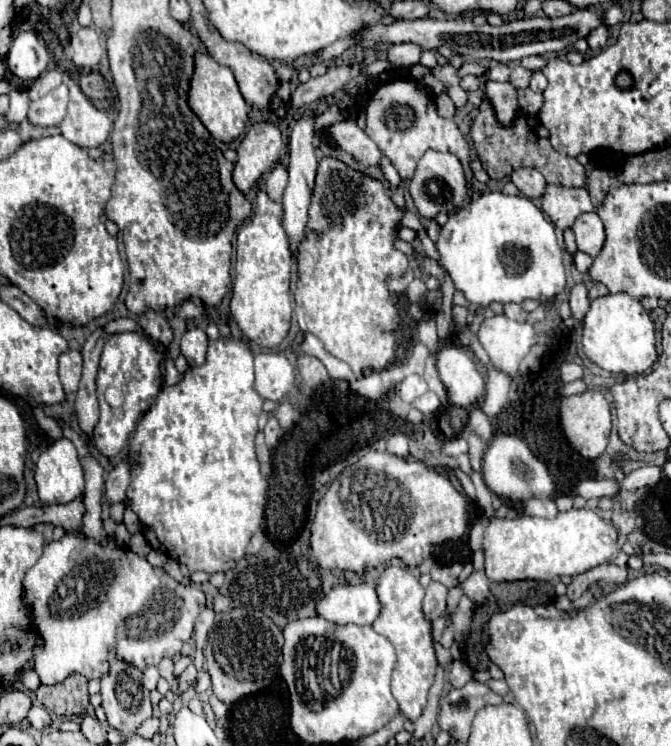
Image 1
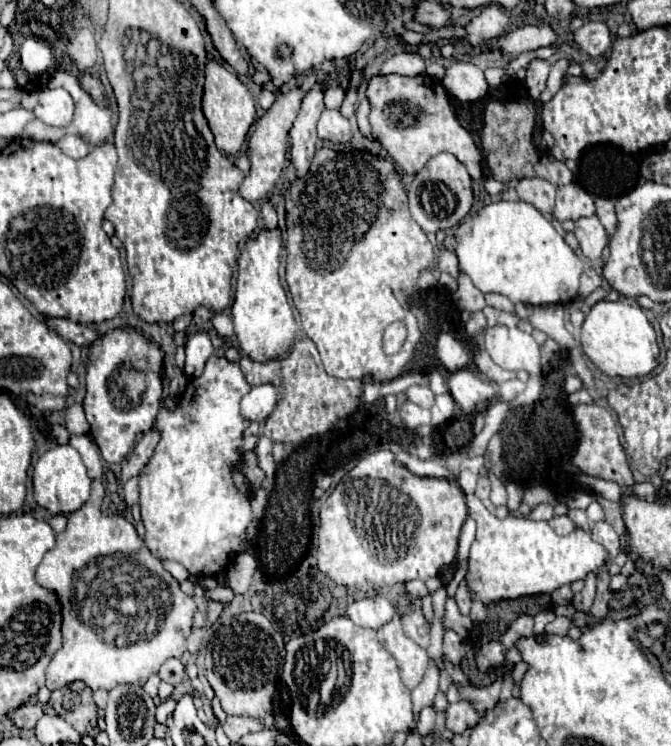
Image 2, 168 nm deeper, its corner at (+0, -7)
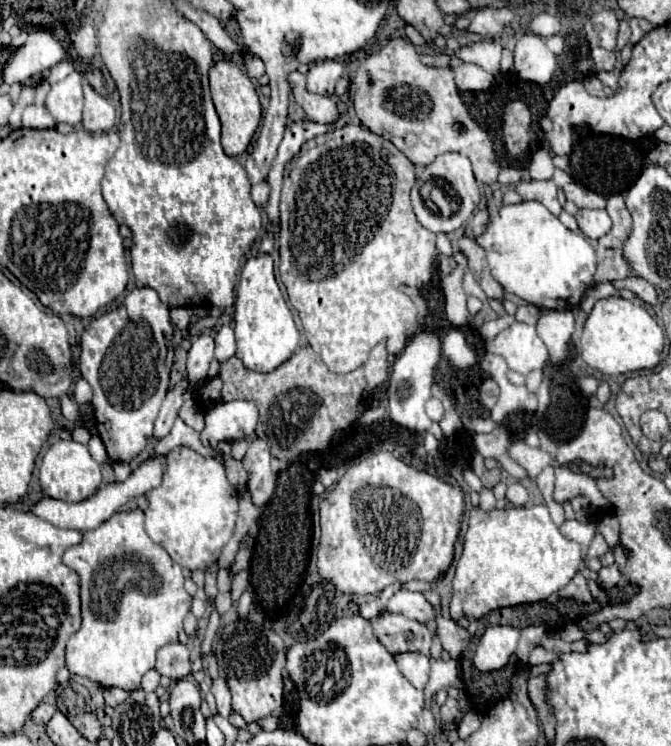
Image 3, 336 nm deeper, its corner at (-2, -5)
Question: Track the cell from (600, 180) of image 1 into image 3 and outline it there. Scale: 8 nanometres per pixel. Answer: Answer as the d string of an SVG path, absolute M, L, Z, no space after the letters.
M623 194L612 195L607 200L606 205L609 217L613 219L613 227L607 235L603 235L597 241L597 273L595 273L595 283L603 281L615 281L615 279L625 279L631 277L631 265L623 255L623 243L627 241L631 233L631 213L625 207L625 197Z

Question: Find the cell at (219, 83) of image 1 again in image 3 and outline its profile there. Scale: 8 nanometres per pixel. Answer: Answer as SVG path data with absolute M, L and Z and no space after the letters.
M229 61L215 63L209 71L209 81L211 81L211 97L213 97L217 115L221 117L221 125L223 125L223 133L221 133L223 149L227 155L237 157L249 147L251 137L257 131L259 119L261 119L259 97L255 93L253 83L247 77L247 73L235 65L231 65Z

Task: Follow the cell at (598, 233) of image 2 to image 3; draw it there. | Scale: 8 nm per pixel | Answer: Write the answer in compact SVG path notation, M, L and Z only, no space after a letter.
M579 209L575 215L579 229L591 239L597 241L611 229L611 217L607 215L605 209Z

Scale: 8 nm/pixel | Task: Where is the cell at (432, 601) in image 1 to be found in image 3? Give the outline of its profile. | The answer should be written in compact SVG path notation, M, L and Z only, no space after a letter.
M379 613L371 619L371 627L375 637L385 645L391 655L417 651L429 655L431 633L425 625L405 619L397 613Z

